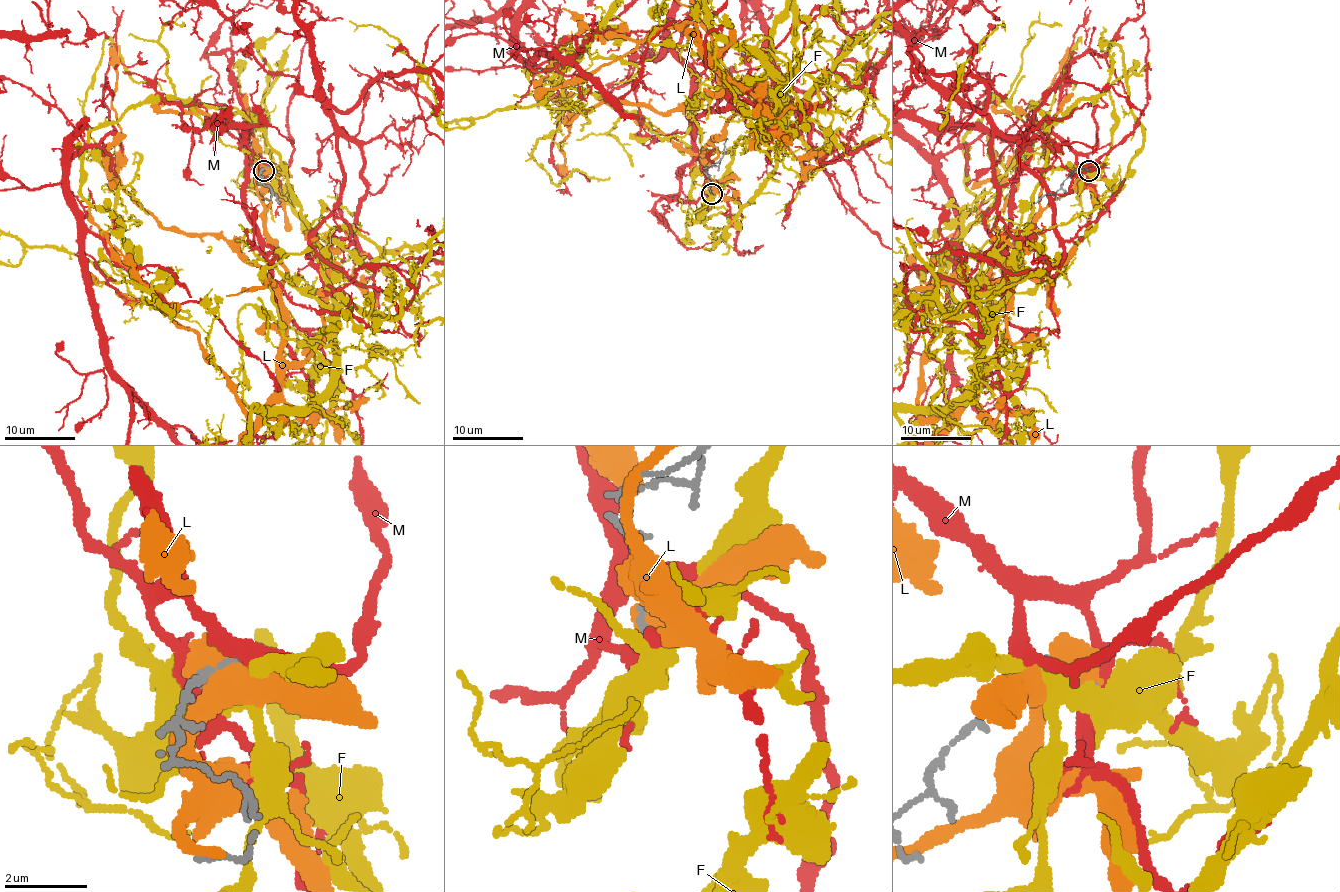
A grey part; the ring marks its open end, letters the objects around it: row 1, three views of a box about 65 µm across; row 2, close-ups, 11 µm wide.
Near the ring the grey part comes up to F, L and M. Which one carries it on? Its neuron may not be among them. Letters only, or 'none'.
none

